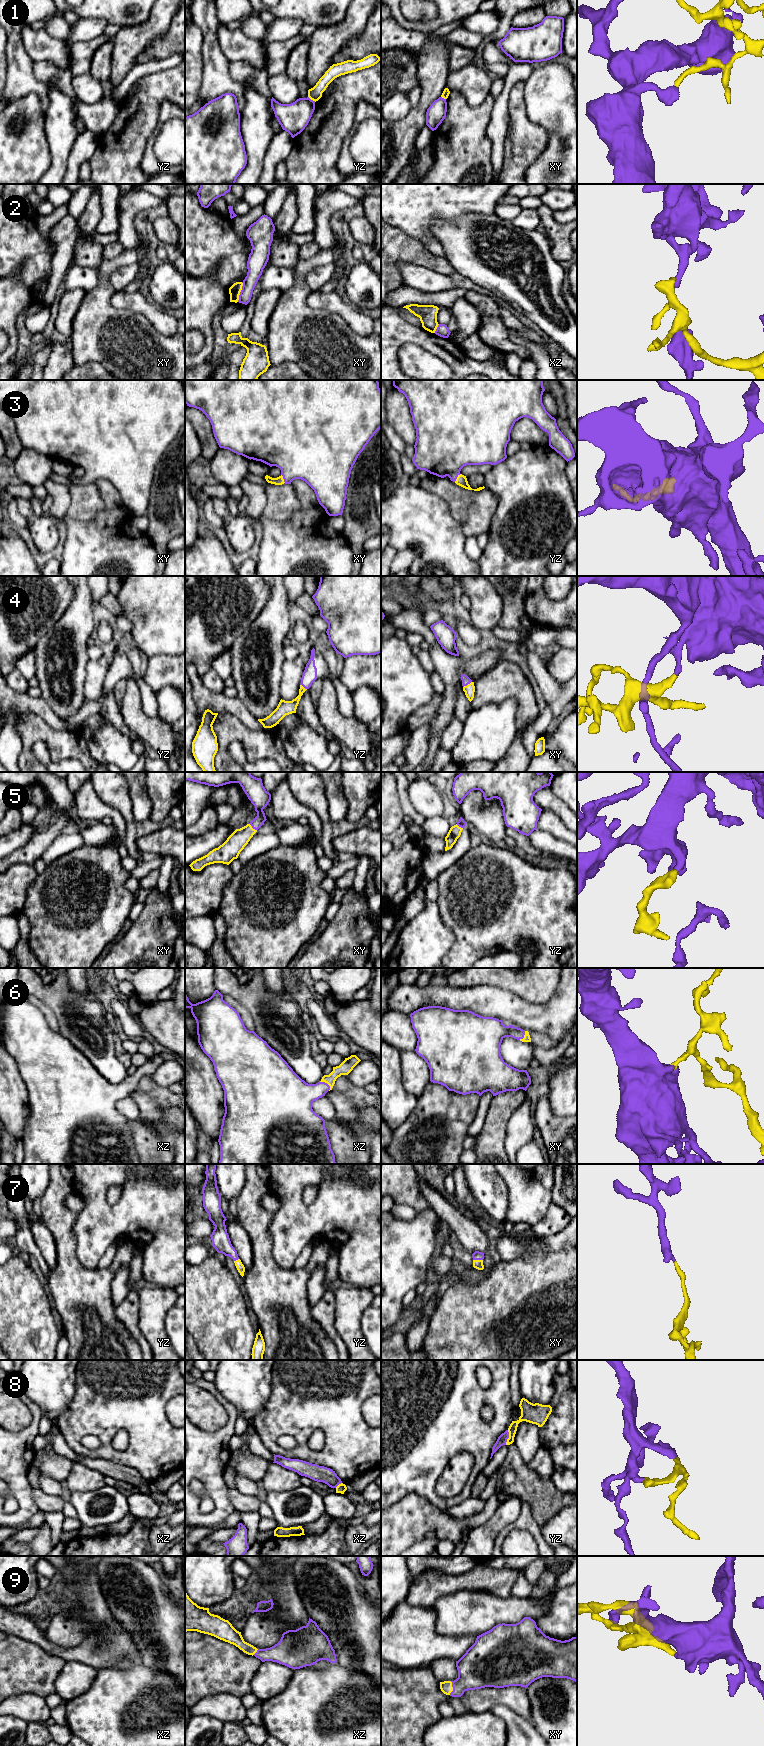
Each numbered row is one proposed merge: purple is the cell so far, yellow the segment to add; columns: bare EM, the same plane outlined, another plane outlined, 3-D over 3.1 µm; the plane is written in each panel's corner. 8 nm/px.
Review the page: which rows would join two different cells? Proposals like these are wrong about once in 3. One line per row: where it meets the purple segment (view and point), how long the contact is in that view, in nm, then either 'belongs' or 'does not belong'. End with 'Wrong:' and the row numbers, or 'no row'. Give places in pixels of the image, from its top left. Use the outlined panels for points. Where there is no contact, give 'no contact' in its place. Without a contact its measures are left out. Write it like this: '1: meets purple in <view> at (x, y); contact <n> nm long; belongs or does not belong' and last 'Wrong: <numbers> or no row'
1: meets purple in yz at (312, 100); contact 80 nm long; does not belong
2: meets purple in xy at (240, 292); contact 170 nm long; does not belong
3: meets purple in yz at (456, 478); contact 80 nm long; belongs
4: meets purple in xy at (467, 684); contact 90 nm long; belongs
5: meets purple in xy at (252, 827); contact 90 nm long; belongs
6: meets purple in xz at (326, 1083); contact 110 nm long; belongs
7: meets purple in xy at (478, 1259); contact 80 nm long; belongs
8: meets purple in yz at (508, 1437); contact 120 nm long; belongs
9: meets purple in xy at (453, 1688); contact 110 nm long; belongs
Wrong: 1, 2

